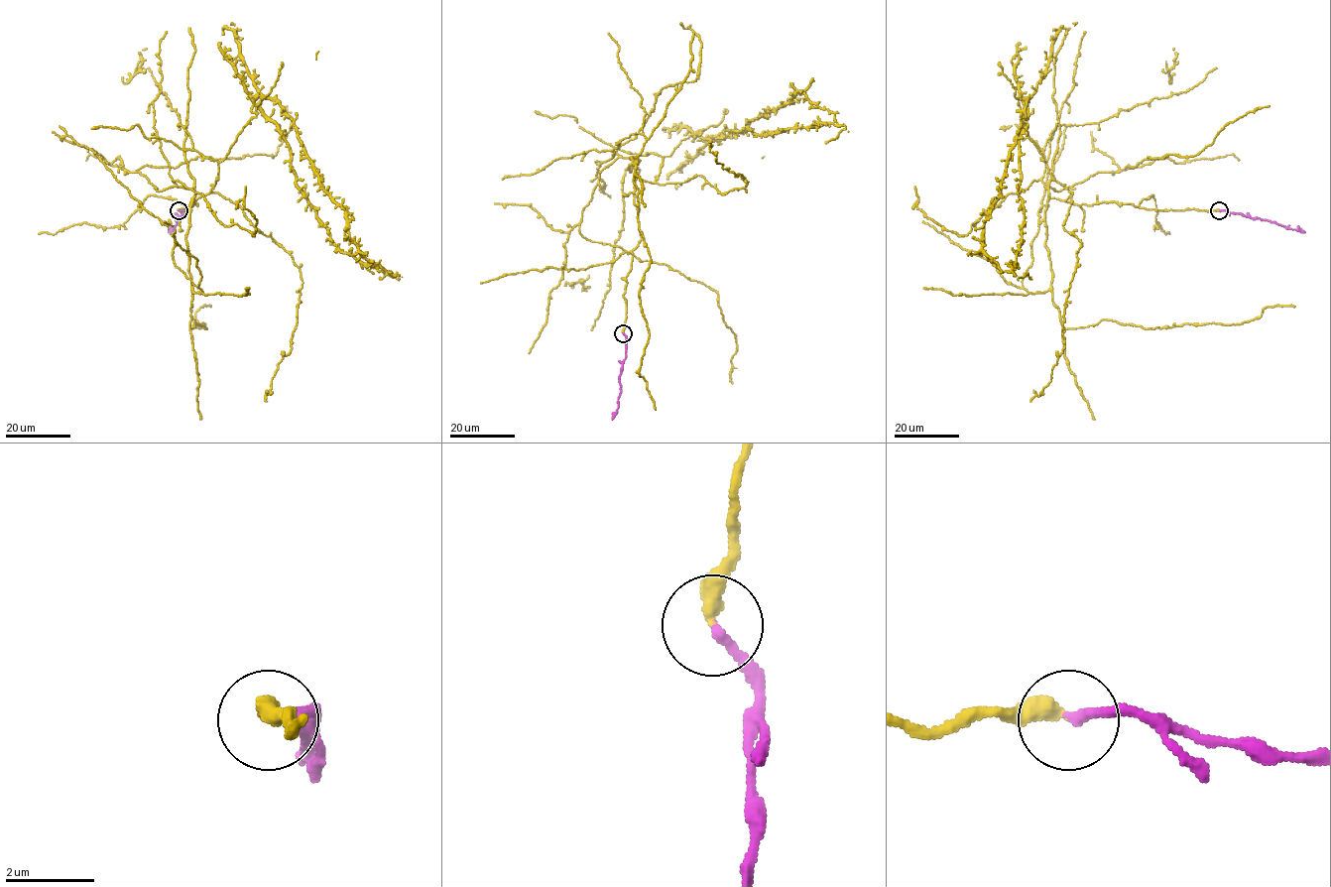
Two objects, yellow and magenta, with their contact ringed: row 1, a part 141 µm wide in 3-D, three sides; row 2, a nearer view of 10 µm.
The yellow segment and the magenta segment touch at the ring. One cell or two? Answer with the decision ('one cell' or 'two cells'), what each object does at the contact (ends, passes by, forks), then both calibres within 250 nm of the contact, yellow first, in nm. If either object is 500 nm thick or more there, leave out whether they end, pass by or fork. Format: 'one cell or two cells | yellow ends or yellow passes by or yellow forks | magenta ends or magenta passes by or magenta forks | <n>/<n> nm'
one cell | yellow ends | magenta ends | 360/240 nm

